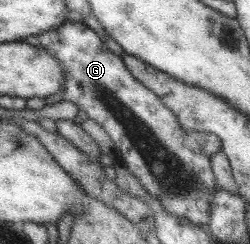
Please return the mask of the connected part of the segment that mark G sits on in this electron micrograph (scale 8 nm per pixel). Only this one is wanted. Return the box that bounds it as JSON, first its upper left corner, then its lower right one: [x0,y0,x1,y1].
[32,23,221,228]

